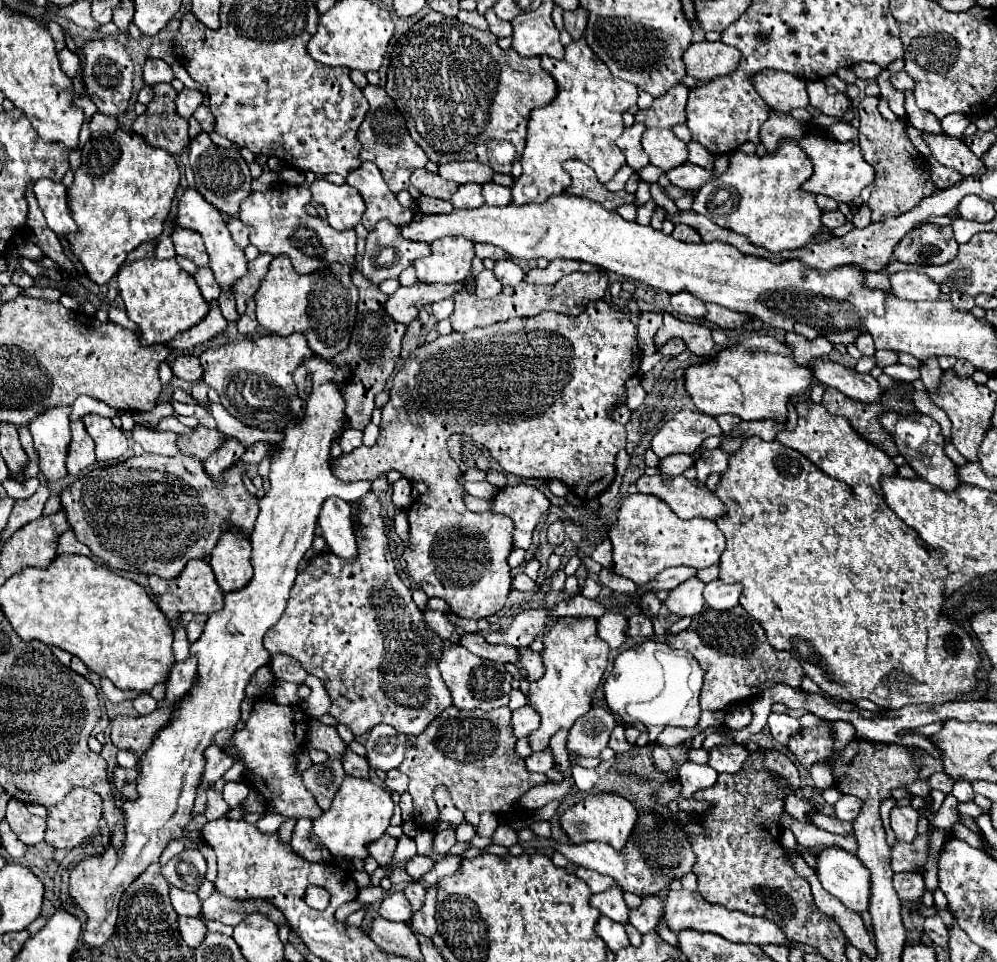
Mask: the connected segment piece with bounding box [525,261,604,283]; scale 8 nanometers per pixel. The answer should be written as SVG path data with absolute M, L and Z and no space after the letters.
M551 261L547 269L531 269L525 277L527 283L555 283L561 277L575 271L591 273L603 272L604 269L582 261Z

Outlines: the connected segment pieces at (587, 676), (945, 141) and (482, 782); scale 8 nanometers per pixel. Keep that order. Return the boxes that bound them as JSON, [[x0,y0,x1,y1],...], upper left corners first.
[[529,617,609,751],[921,133,981,177],[399,707,551,827]]

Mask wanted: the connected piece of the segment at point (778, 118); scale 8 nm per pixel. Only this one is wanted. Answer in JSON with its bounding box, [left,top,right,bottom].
[761,111,805,153]

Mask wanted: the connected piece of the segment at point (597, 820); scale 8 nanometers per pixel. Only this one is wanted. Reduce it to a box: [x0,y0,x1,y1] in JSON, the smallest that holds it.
[561,795,637,851]

